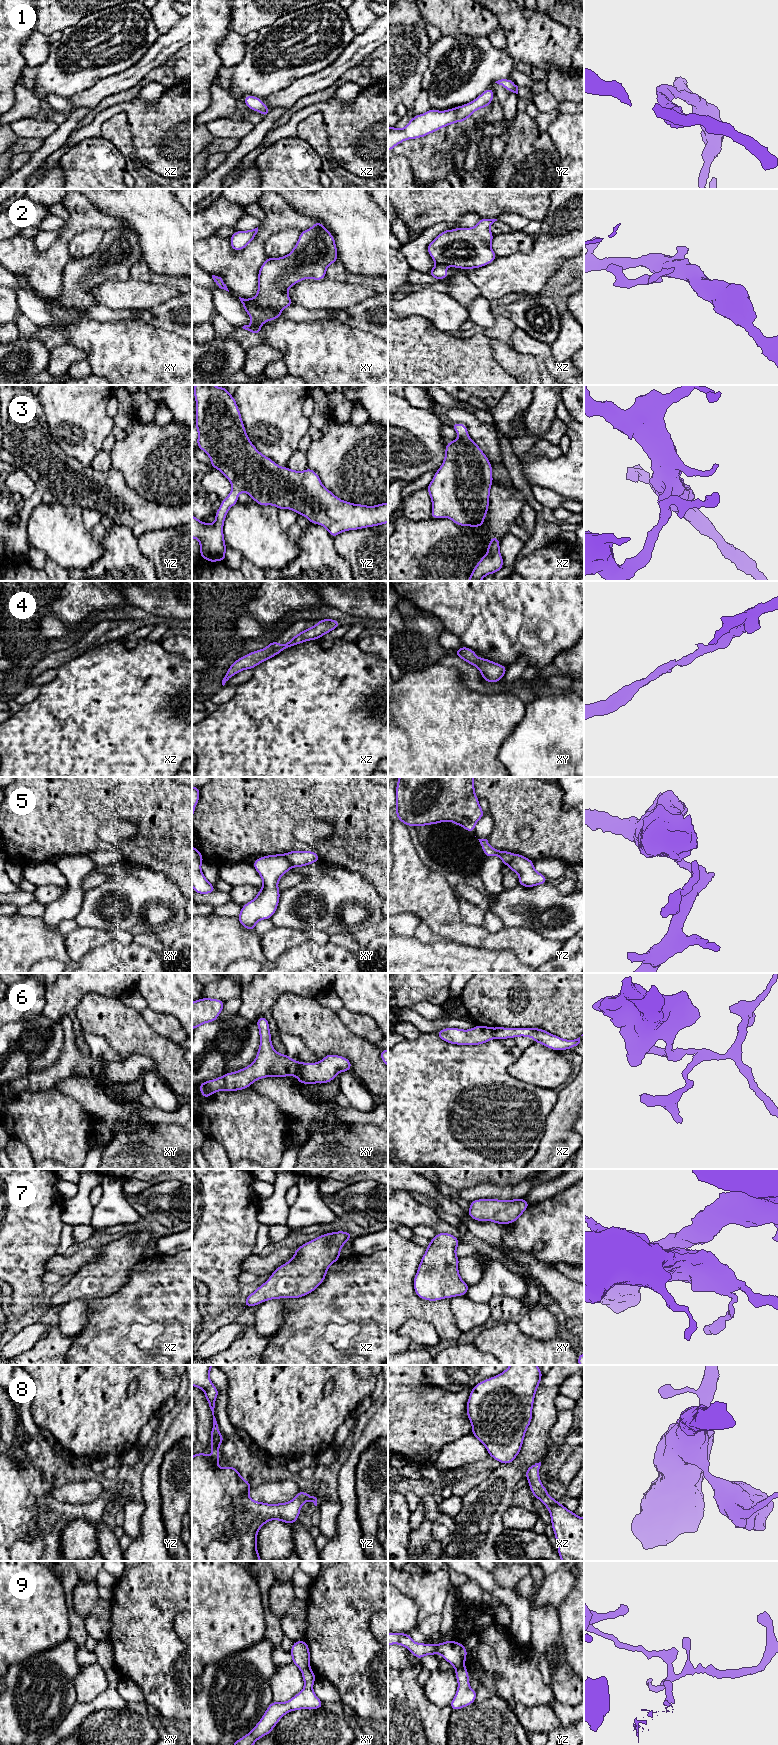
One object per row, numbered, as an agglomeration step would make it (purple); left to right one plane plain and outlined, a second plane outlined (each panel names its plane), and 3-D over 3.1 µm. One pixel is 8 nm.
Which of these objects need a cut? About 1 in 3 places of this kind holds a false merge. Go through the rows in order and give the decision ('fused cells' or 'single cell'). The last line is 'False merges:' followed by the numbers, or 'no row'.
1: single cell
2: fused cells
3: single cell
4: single cell
5: fused cells
6: fused cells
7: single cell
8: single cell
9: fused cells
False merges: 2, 5, 6, 9

